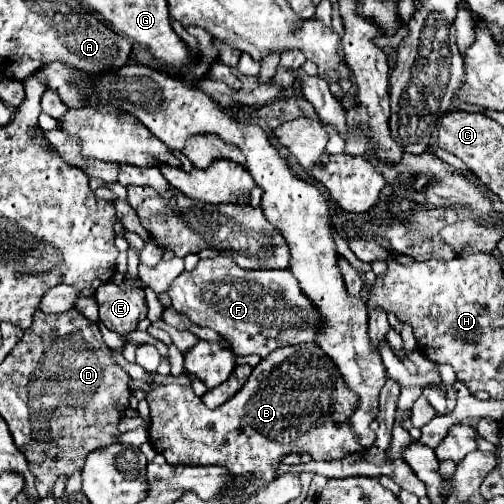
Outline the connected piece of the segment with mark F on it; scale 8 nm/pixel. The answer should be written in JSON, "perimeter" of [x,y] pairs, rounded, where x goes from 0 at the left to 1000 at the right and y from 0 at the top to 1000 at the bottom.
{"perimeter":[[[433,508],[421,516],[397,516],[381,540],[361,540],[333,571],[333,583],[349,619],[373,627],[393,647],[429,655],[444,675],[452,675],[468,706],[512,702],[524,710],[560,687],[623,679],[623,667],[631,659],[635,627],[615,595],[595,579],[591,560],[575,536],[484,536],[460,512]]]}

